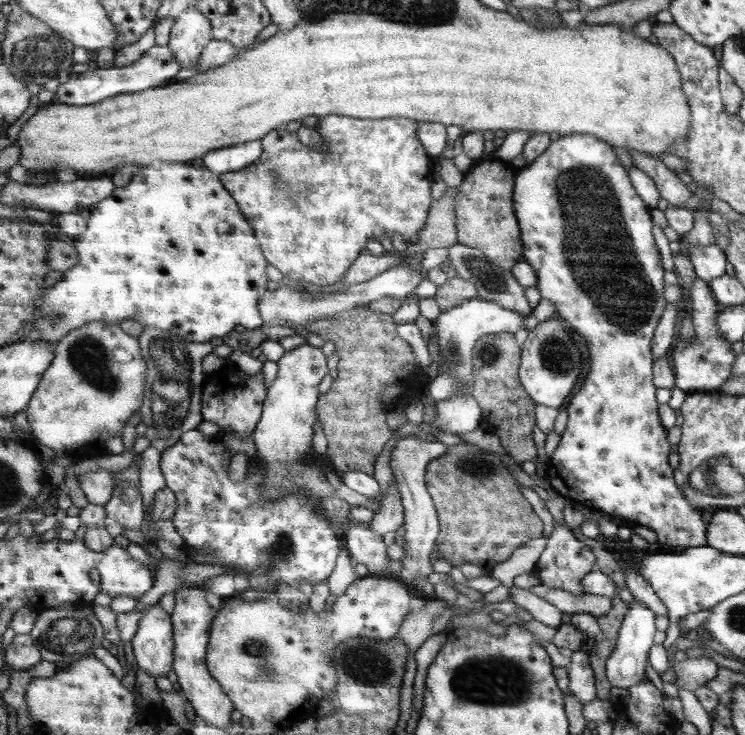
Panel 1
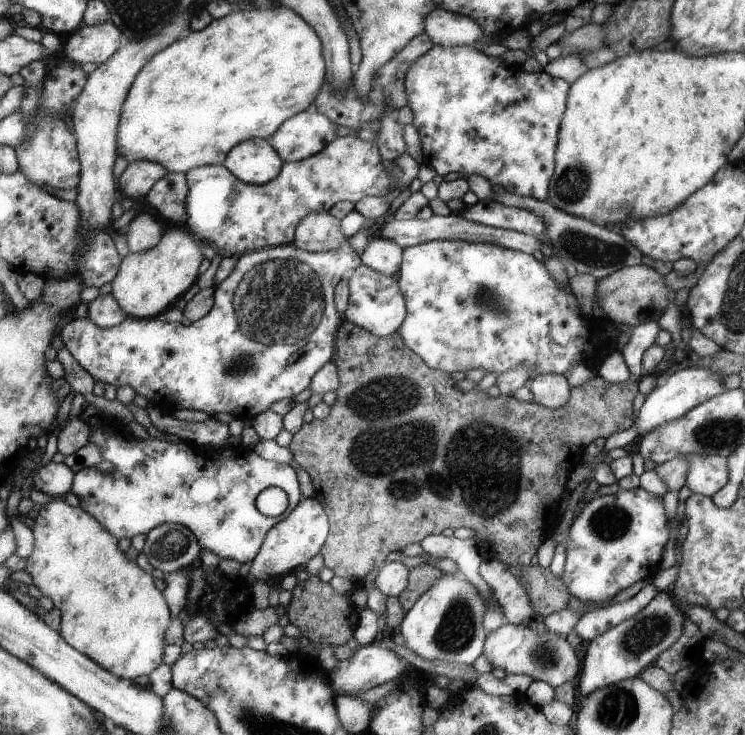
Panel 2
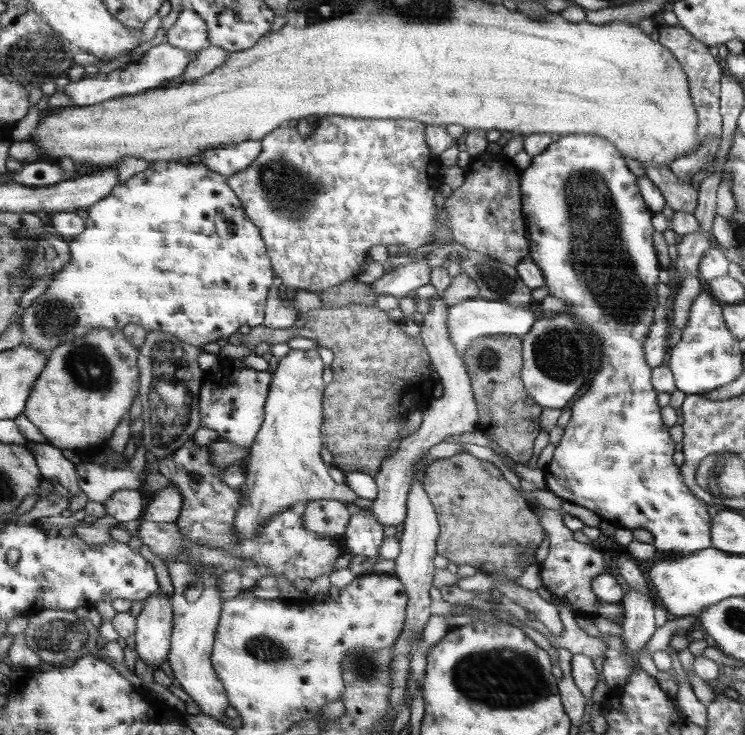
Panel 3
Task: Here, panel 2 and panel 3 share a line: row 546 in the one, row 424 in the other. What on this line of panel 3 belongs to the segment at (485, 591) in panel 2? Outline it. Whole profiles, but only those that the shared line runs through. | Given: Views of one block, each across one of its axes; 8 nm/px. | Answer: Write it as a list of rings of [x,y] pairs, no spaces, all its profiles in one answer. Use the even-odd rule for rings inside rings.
[[[437,293],[430,298],[431,309],[424,315],[420,326],[419,338],[422,340],[428,360],[435,372],[438,383],[444,386],[443,394],[436,399],[431,398],[422,410],[421,425],[407,437],[401,439],[395,453],[380,464],[380,470],[373,476],[377,492],[375,498],[367,503],[374,519],[382,526],[397,526],[404,521],[406,515],[406,492],[410,485],[412,466],[420,459],[430,446],[445,441],[447,436],[457,436],[476,430],[478,412],[472,395],[472,388],[466,374],[464,362],[454,353],[448,339],[446,312],[448,307],[438,298]]]

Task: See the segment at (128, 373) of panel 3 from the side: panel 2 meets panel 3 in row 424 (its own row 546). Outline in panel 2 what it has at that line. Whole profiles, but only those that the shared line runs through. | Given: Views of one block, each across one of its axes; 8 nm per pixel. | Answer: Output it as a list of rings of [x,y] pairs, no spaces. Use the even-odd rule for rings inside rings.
[[[61,500],[44,503],[33,521],[34,545],[25,570],[42,596],[50,598],[52,606],[59,610],[61,638],[120,679],[133,680],[156,669],[163,652],[163,632],[168,630],[165,624],[171,616],[161,592],[153,585],[151,575],[129,560],[117,548],[118,540],[79,506],[71,507]]]

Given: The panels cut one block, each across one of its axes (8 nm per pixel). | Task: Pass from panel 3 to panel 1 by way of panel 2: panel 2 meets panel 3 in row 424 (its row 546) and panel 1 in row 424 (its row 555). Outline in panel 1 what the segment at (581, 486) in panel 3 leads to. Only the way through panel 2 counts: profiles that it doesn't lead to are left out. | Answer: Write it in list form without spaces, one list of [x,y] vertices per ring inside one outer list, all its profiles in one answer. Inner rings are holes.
[[[576,133],[561,135],[558,140],[550,142],[545,151],[531,165],[519,168],[513,188],[513,208],[515,208],[517,224],[520,226],[521,252],[523,252],[521,260],[529,264],[536,272],[535,288],[538,290],[540,298],[551,301],[554,318],[564,320],[565,326],[581,336],[585,340],[585,347],[589,349],[589,373],[586,374],[580,389],[573,395],[566,407],[567,424],[563,433],[560,434],[556,449],[547,459],[548,468],[543,479],[547,480],[547,484],[564,499],[569,498],[569,500],[587,507],[588,510],[597,510],[597,512],[603,512],[609,516],[617,516],[625,522],[631,522],[634,526],[645,526],[645,528],[653,530],[656,534],[654,546],[675,549],[705,546],[707,535],[705,534],[705,522],[701,520],[702,510],[693,507],[676,485],[675,473],[667,463],[667,456],[671,454],[669,444],[667,444],[667,434],[665,434],[667,429],[659,424],[659,416],[657,416],[655,386],[653,386],[652,380],[651,337],[653,337],[653,331],[659,322],[659,316],[662,315],[665,300],[661,296],[663,268],[661,268],[659,252],[655,247],[653,236],[651,236],[651,228],[654,225],[649,218],[644,201],[641,200],[640,195],[633,188],[632,182],[629,181],[627,170],[619,164],[615,151],[611,147],[607,142],[592,135]]]

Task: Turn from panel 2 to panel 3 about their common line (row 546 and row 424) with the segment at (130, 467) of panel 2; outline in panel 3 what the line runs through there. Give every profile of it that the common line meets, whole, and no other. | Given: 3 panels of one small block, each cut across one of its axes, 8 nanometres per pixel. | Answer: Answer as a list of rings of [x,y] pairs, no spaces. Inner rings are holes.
[[[220,357],[220,362],[220,369],[217,372],[204,372],[204,378],[201,380],[198,394],[200,427],[215,430],[218,439],[225,439],[234,445],[248,448],[264,419],[264,402],[272,375],[267,370],[249,370],[242,362],[239,364],[238,359]]]

